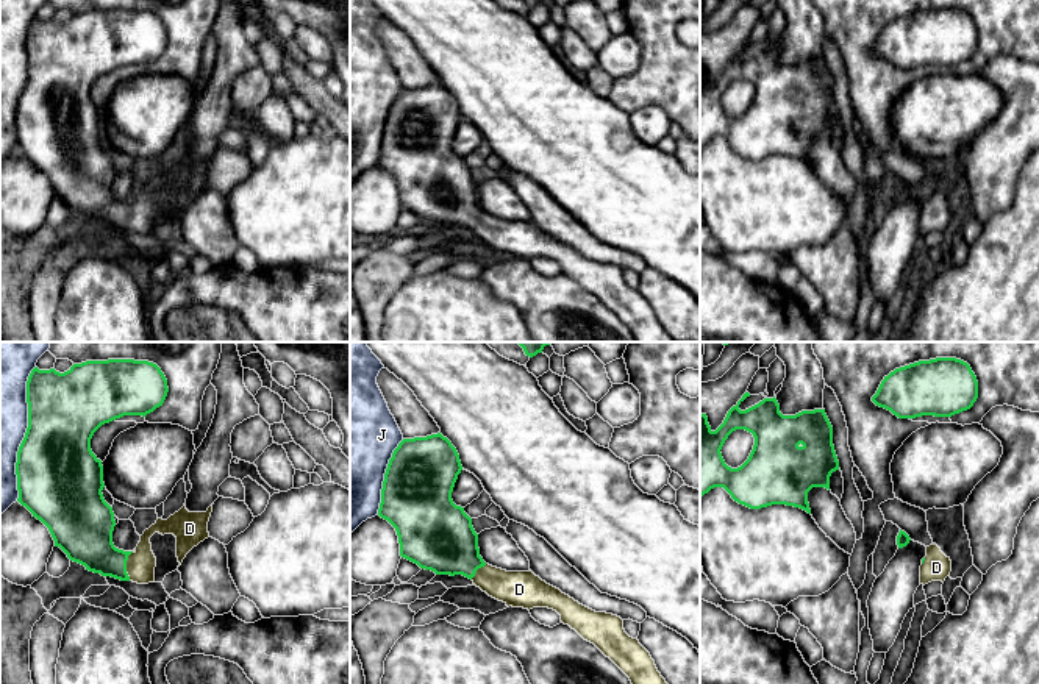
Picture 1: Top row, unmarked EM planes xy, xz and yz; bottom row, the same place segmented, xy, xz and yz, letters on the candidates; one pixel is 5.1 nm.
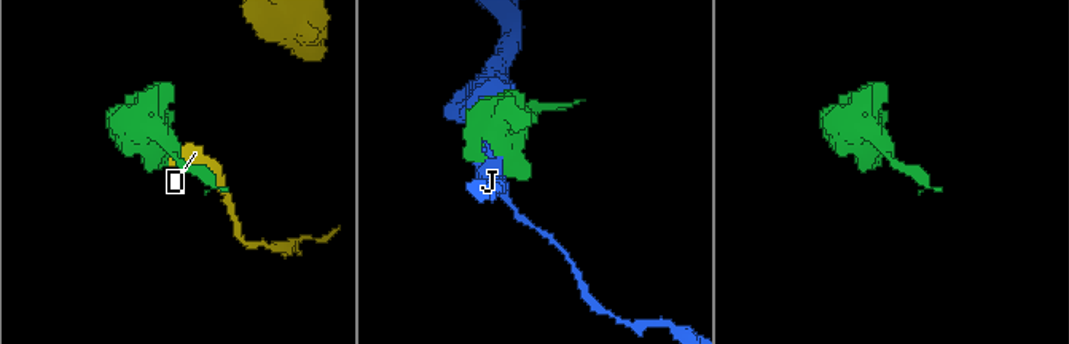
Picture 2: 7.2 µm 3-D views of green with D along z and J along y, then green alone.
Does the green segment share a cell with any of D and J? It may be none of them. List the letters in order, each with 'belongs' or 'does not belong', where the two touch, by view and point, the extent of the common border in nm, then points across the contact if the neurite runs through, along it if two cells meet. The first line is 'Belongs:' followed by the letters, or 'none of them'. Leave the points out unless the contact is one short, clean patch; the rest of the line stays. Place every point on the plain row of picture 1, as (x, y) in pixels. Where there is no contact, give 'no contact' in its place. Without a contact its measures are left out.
Belongs: D
D: belongs | xy (125, 216) | 150 nm | across xy (86, 188), (110, 211), (125, 216), (141, 216)
J: does not belong | xz (385, 127) | 400 nm

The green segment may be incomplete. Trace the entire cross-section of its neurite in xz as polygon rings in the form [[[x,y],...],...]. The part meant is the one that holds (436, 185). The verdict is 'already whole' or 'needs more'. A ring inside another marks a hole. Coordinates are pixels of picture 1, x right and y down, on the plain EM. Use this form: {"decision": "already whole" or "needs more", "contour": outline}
{"decision": "needs more", "contour": [[[441,83],[427,87],[403,89],[389,109],[378,166],[397,181],[400,206],[436,225],[462,225],[489,247],[503,251],[508,258],[548,258],[561,265],[561,272],[575,280],[584,290],[594,294],[631,331],[636,342],[677,342],[658,322],[650,303],[630,287],[623,270],[606,262],[595,262],[559,239],[547,234],[530,222],[506,222],[483,211],[478,198],[478,184],[464,158],[456,156],[452,142],[462,116],[452,92]]]}

